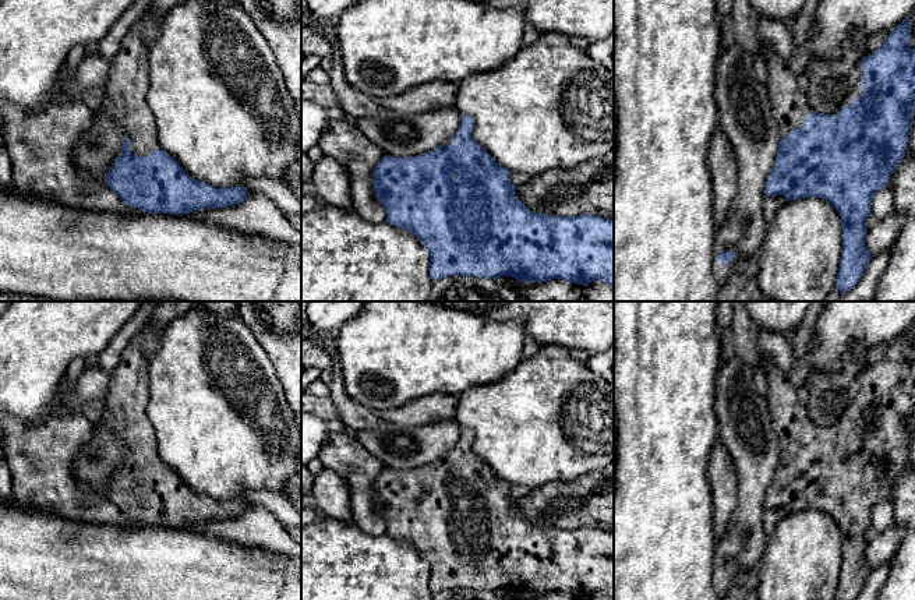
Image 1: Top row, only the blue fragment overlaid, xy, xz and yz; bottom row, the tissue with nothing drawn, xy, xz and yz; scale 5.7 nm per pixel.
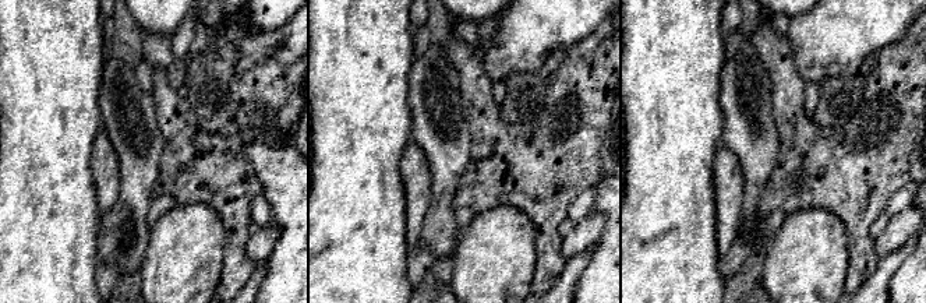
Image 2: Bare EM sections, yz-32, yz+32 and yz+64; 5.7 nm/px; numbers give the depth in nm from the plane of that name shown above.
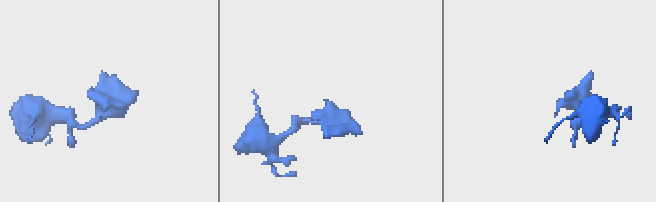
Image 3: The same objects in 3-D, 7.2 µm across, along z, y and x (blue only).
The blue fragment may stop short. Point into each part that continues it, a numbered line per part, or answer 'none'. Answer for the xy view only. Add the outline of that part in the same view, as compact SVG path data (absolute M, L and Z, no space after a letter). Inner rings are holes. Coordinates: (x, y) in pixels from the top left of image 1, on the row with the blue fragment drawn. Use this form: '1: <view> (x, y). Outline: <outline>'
1: xy (127, 85). Outline: M152 0L145 17L135 22L110 60L100 110L109 113L130 137L130 151L146 156L162 151L156 121L148 106L149 89L148 45L160 32L160 20L186 0Z

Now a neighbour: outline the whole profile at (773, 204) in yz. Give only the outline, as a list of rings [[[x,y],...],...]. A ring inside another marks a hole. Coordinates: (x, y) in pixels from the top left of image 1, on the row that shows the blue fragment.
[[[784,195],[769,197],[764,201],[764,219],[767,223],[773,220],[776,213],[781,209],[781,207],[787,204],[787,198]]]

